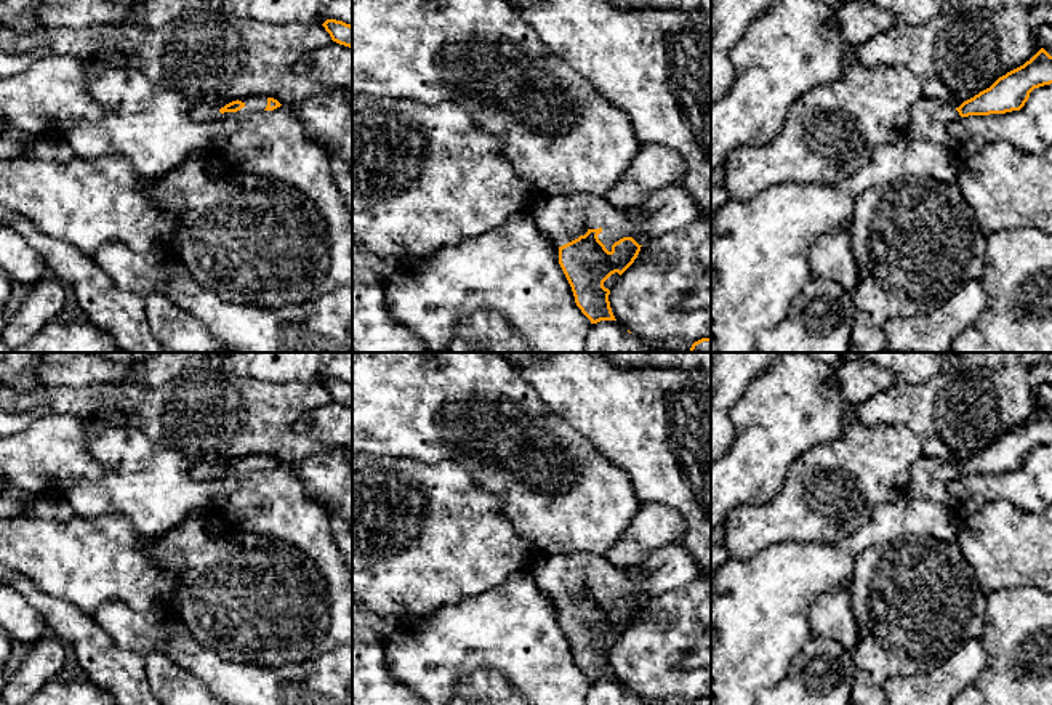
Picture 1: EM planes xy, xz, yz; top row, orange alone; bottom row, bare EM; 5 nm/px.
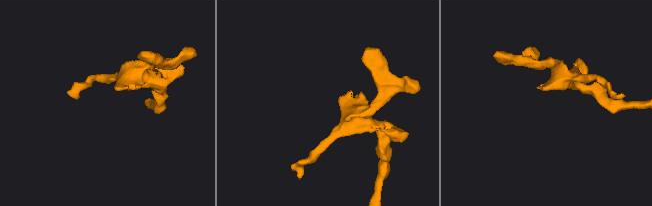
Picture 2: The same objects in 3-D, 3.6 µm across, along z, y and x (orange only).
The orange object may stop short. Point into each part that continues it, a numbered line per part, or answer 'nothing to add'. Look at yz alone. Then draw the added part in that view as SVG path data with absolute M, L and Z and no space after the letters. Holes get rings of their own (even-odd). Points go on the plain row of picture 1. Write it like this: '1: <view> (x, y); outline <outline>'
1: yz (929, 476); outline M919 457L909 469L908 497L950 506L948 482L959 471L942 458Z

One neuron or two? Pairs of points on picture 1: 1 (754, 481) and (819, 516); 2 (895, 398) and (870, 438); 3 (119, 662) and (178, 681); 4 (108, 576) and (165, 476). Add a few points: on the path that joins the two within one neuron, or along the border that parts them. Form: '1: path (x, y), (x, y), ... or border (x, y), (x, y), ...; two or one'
1: border (795, 460), (782, 489), (769, 502), (742, 507); two
2: border (857, 406), (863, 423), (903, 423), (915, 436); two
3: border (141, 659), (141, 668), (151, 688); two
4: border (98, 516), (124, 516), (136, 531), (152, 539); two

